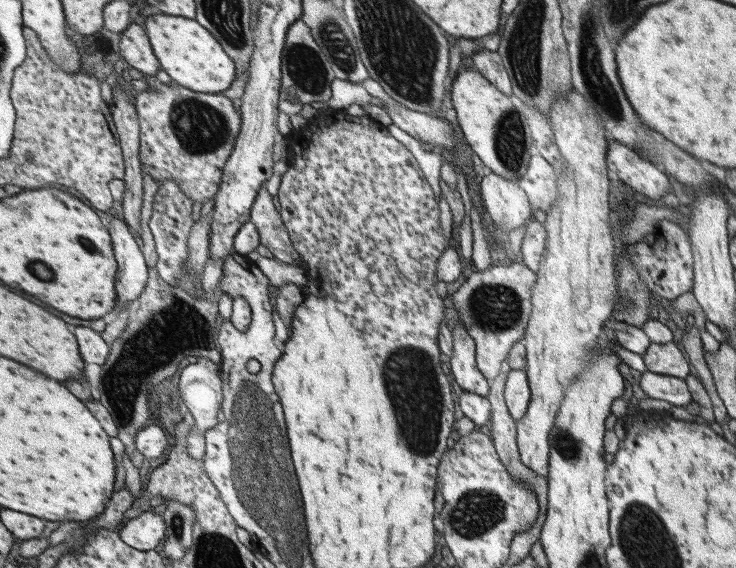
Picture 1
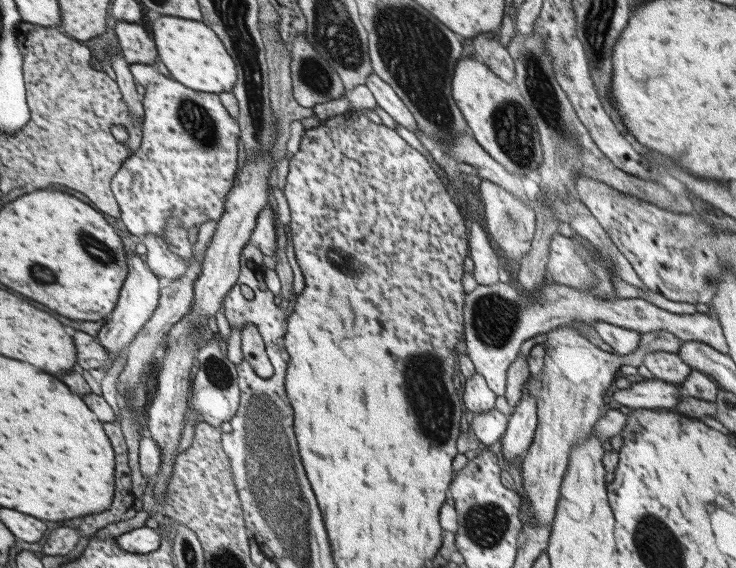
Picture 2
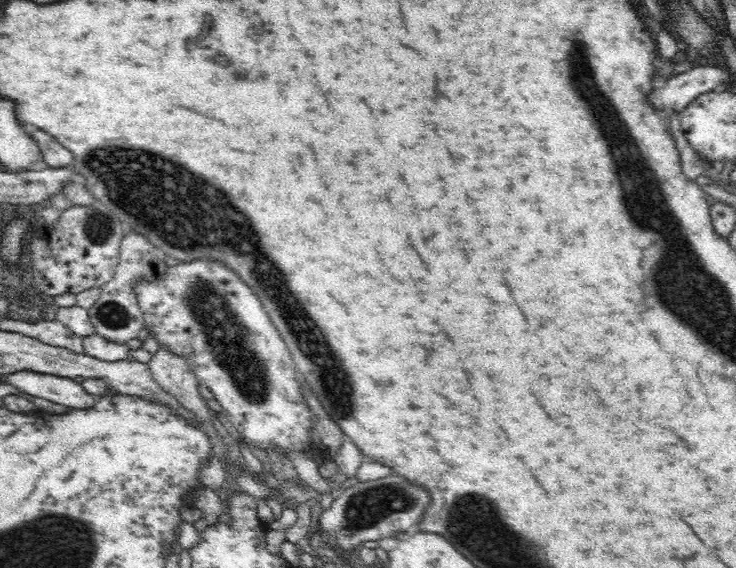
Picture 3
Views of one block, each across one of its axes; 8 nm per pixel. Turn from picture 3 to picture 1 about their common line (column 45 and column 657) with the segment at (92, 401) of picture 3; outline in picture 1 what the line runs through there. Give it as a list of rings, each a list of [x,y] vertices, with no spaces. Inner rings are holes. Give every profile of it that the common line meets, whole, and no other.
[[[646,371],[641,373],[638,385],[647,398],[665,401],[674,407],[684,407],[691,400],[686,382],[673,376]]]

